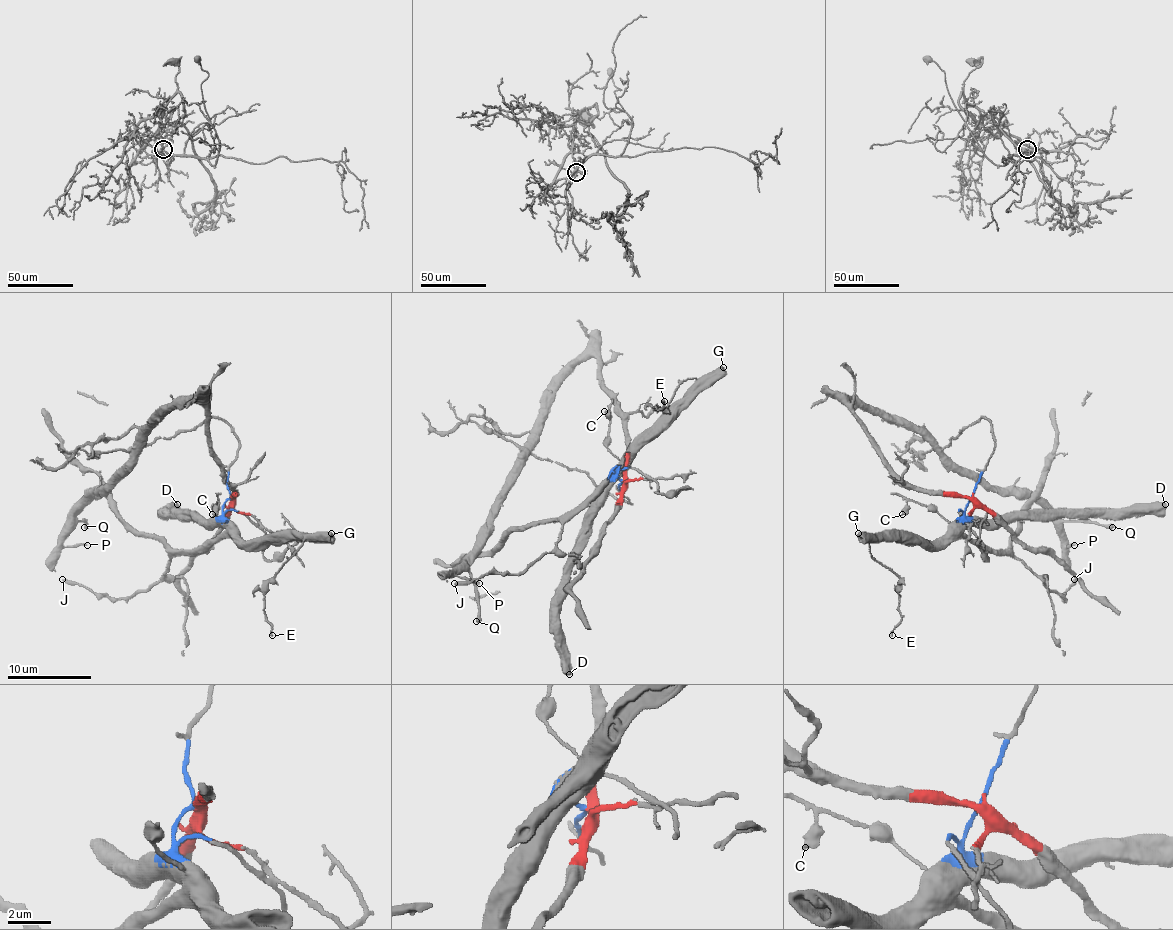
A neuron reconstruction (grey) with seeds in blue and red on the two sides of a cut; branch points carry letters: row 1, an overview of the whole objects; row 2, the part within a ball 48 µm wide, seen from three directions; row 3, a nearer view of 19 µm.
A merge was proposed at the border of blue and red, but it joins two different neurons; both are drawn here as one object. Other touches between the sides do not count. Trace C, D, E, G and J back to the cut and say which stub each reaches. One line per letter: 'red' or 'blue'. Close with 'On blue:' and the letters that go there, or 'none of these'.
C: blue
D: blue
E: blue
G: blue
J: blue
On blue: C, D, E, G, J

